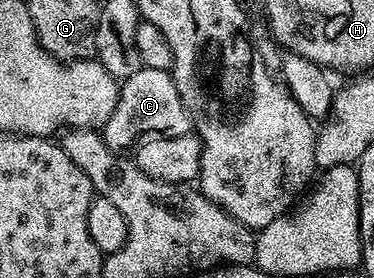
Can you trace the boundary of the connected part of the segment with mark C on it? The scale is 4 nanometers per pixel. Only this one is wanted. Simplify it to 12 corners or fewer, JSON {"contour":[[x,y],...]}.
{"contour":[[141,66],[120,83],[102,129],[117,153],[145,137],[193,130],[167,70]]}

